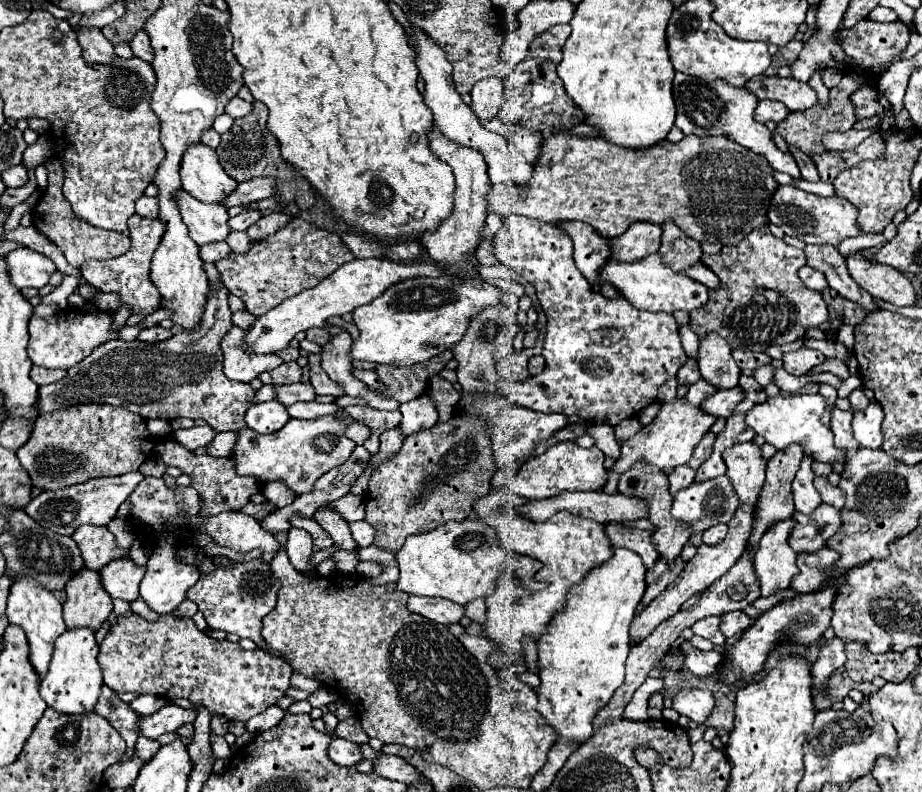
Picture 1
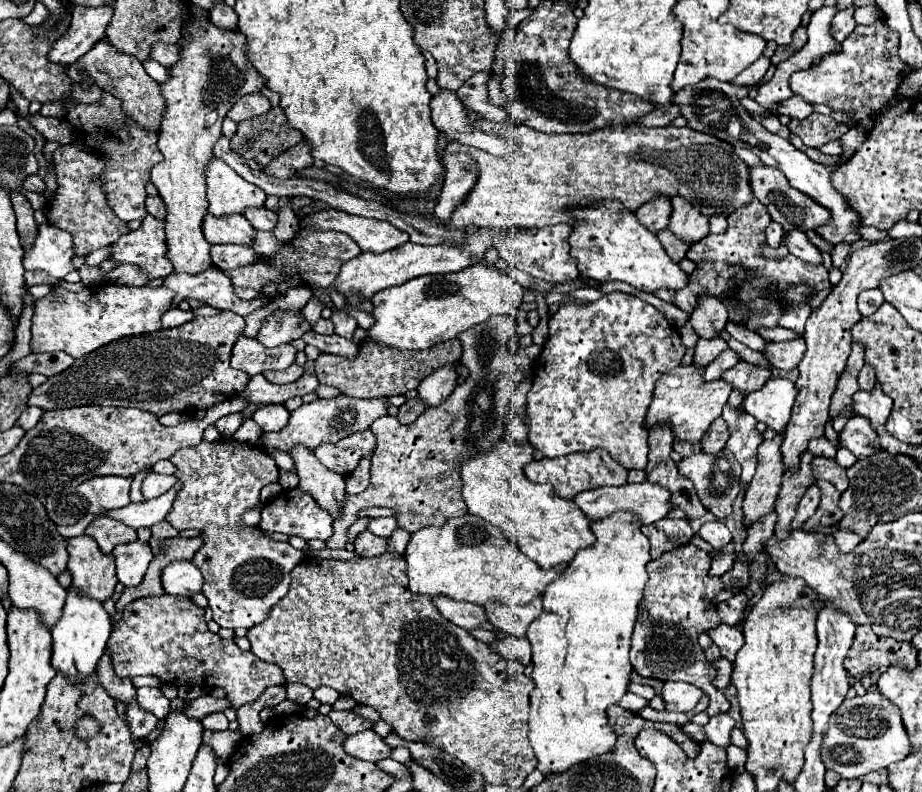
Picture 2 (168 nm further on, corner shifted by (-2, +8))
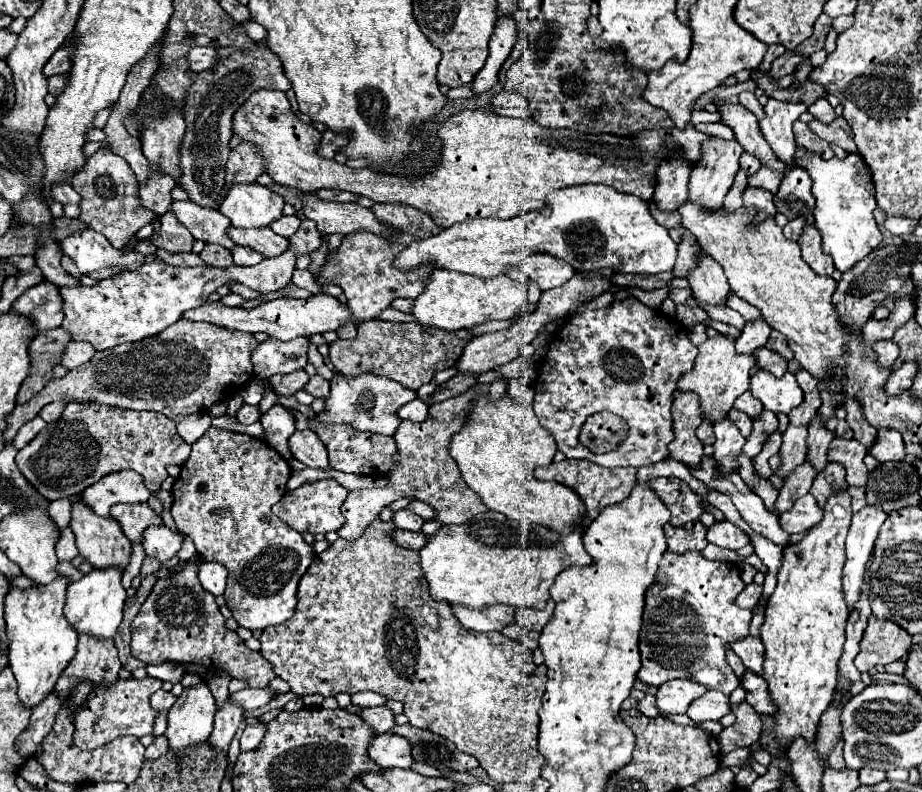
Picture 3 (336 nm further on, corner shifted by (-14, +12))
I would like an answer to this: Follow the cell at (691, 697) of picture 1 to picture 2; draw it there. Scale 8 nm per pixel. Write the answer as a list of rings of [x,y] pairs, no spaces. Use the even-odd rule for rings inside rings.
[[[665,682],[661,692],[667,710],[675,710],[675,712],[691,712],[701,696],[703,690],[689,682]]]

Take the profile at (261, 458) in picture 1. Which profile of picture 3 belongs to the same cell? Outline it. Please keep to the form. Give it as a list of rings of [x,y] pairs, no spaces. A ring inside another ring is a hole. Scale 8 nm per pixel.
[[[371,372],[371,374],[347,378],[343,374],[335,374],[331,378],[331,394],[325,402],[325,412],[311,418],[311,428],[315,430],[315,426],[319,422],[325,422],[325,424],[341,424],[343,422],[343,424],[351,424],[357,430],[393,436],[399,426],[397,408],[407,404],[413,398],[417,398],[415,392],[403,388],[401,384],[395,384],[393,380],[387,380],[387,376],[375,376]]]

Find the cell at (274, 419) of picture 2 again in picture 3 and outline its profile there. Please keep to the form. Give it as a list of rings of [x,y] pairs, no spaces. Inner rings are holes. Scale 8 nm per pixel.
[[[275,404],[261,416],[259,422],[265,428],[265,442],[291,462],[293,456],[289,450],[289,436],[295,432],[295,416],[287,408]]]

